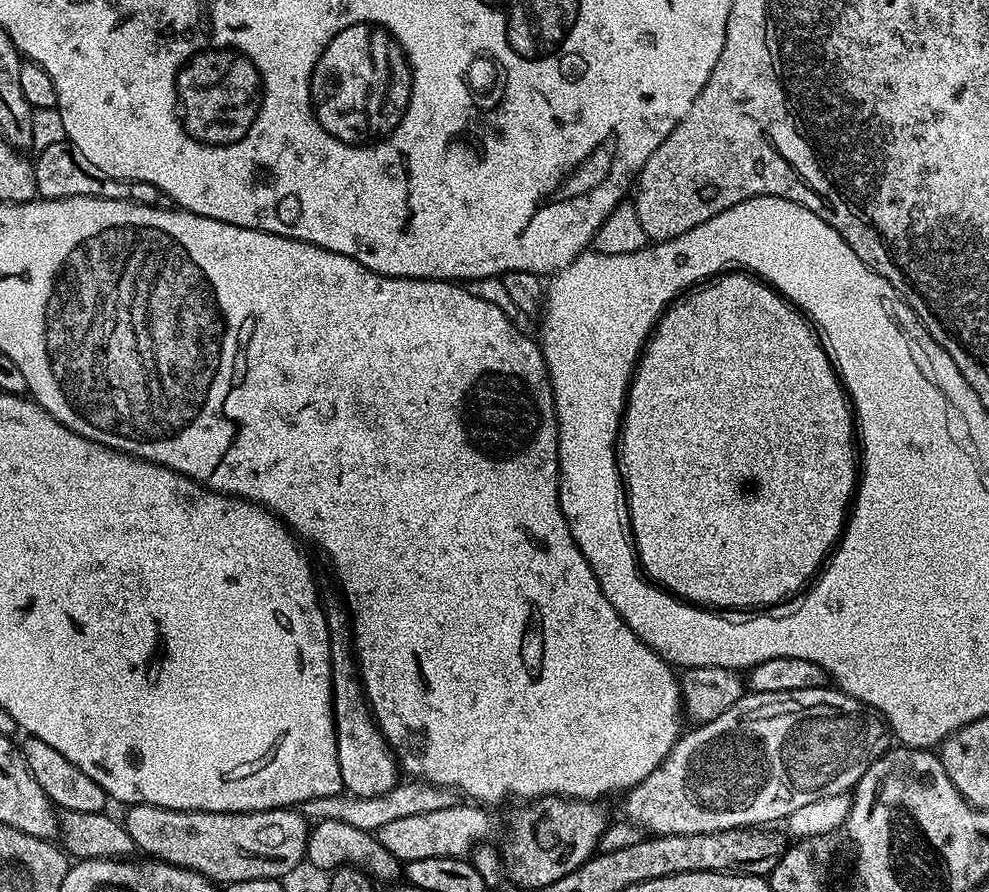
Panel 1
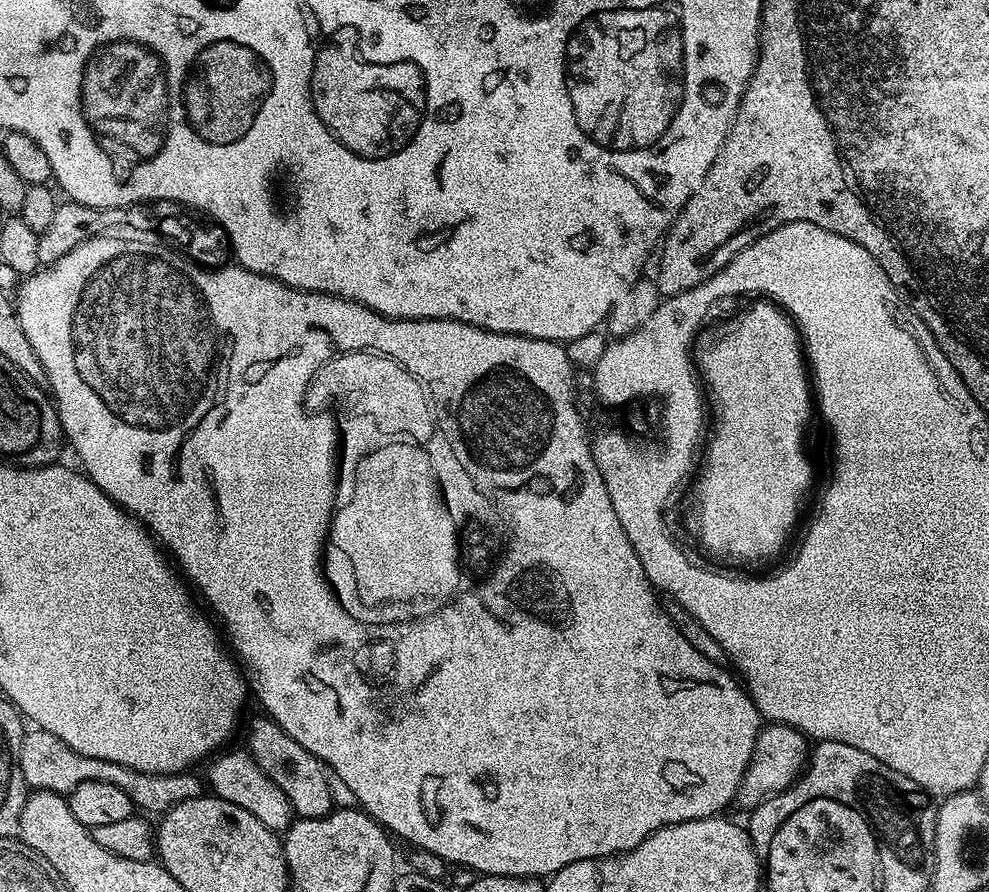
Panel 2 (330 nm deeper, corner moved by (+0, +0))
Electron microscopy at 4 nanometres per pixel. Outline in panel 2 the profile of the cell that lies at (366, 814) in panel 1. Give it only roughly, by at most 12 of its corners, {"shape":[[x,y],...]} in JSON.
{"shape":[[28,730],[24,783],[67,794],[82,782],[118,786],[141,813],[205,795],[195,771],[146,774],[86,758]]}

